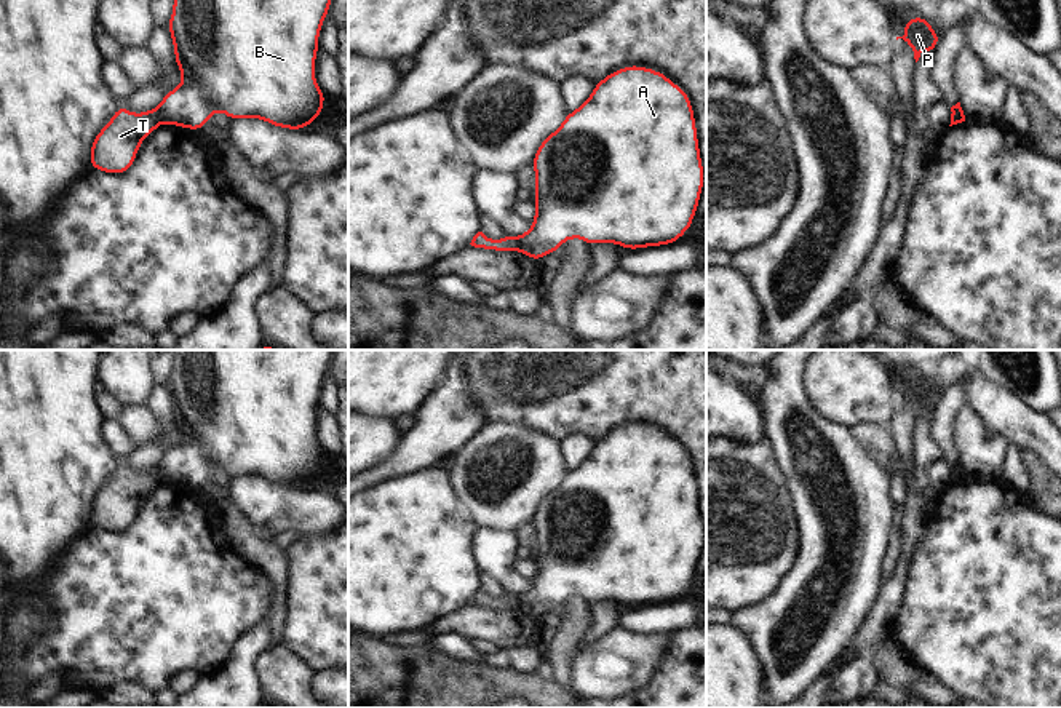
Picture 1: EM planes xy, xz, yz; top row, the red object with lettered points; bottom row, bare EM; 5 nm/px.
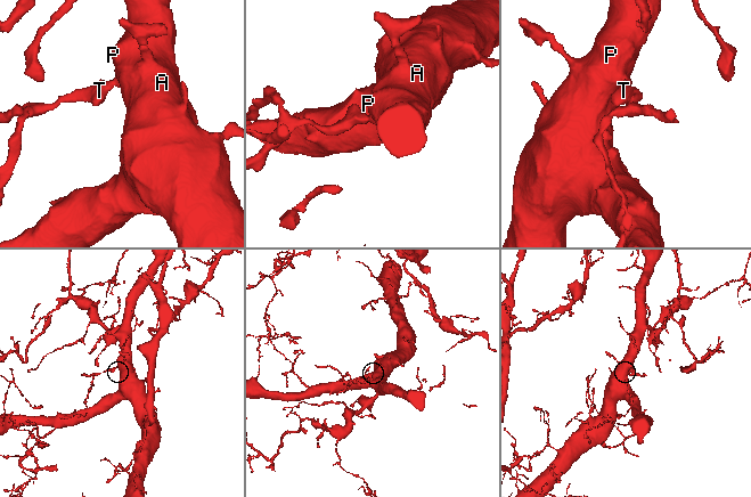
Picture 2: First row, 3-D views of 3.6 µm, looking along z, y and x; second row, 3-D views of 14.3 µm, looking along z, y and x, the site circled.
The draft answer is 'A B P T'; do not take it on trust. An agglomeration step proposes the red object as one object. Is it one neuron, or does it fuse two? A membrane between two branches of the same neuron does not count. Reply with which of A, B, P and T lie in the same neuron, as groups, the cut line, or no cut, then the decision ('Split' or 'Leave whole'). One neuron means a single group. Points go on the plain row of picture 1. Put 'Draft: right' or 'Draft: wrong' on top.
Draft: wrong
Groups: A B P / T. Split along xy (157, 467), (162, 478). Split

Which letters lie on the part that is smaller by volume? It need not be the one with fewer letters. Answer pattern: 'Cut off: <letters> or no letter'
Cut off: T

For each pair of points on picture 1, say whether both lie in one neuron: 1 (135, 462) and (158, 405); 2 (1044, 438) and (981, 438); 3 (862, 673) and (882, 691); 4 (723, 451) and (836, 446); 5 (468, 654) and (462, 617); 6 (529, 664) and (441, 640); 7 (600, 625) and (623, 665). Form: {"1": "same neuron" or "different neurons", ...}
{"1": "same neuron", "2": "different neurons", "3": "different neurons", "4": "different neurons", "5": "different neurons", "6": "same neuron", "7": "different neurons"}

